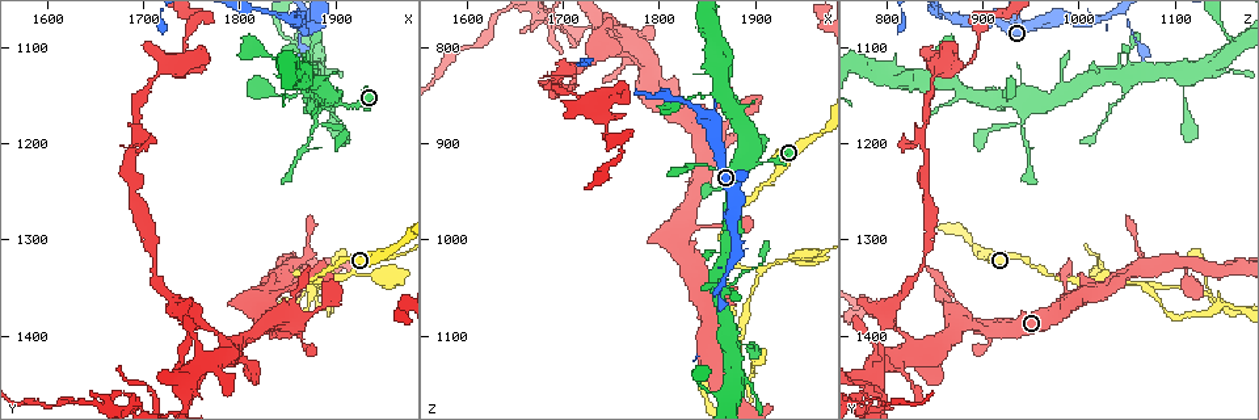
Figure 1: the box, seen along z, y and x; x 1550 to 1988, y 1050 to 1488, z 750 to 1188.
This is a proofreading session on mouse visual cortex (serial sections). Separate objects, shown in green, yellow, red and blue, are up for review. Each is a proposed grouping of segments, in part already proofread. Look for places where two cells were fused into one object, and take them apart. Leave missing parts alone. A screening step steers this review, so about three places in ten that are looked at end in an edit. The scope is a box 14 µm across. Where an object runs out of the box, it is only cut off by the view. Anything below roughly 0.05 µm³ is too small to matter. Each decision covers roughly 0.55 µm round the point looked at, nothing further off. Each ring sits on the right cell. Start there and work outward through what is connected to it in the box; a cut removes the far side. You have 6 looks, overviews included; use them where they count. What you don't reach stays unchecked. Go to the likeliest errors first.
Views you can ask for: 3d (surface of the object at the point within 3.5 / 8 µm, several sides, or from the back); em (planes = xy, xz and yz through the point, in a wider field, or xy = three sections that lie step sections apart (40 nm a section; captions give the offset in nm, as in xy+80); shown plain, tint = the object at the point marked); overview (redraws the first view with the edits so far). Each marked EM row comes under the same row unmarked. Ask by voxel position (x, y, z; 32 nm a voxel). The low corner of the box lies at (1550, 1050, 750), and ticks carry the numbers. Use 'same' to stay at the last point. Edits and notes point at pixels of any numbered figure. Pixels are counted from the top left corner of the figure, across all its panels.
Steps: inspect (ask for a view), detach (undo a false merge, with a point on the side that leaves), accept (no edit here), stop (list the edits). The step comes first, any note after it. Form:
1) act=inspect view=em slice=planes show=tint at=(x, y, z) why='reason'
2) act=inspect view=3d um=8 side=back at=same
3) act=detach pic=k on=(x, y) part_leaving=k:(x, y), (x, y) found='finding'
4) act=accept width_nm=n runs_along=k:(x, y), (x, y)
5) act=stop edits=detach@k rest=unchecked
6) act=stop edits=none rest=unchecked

act=inspect view=3d um=8 at=(1905, 1345, 1030) why='calibre changes'

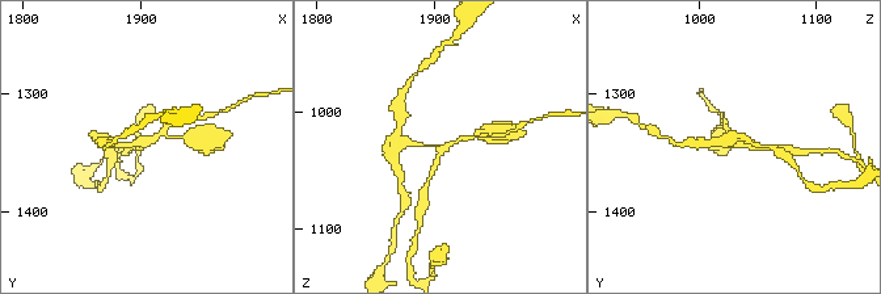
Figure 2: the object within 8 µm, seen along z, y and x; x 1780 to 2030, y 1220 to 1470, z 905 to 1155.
act=inspect view=em slice=xy step=1 show=tint at=(1906, 1342, 1034) arms=3 arm_widths_nm=100,150,150

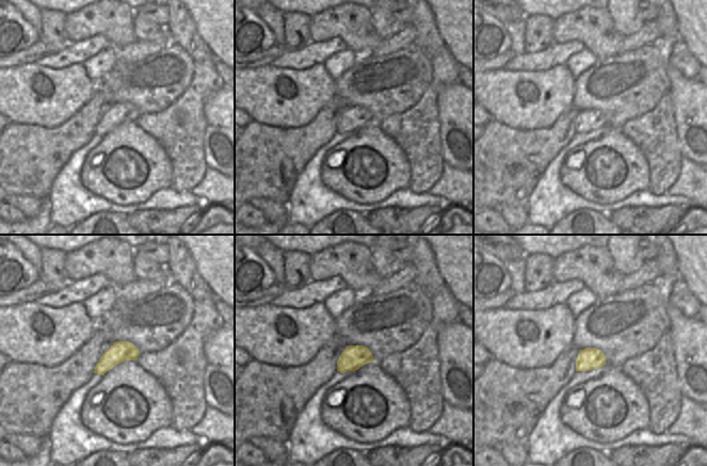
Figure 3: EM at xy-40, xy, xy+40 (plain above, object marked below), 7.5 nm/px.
act=detach pic=2 on=(433, 168) found='a second cell is stuck on'

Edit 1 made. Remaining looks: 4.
act=inspect view=overview why='redraw'

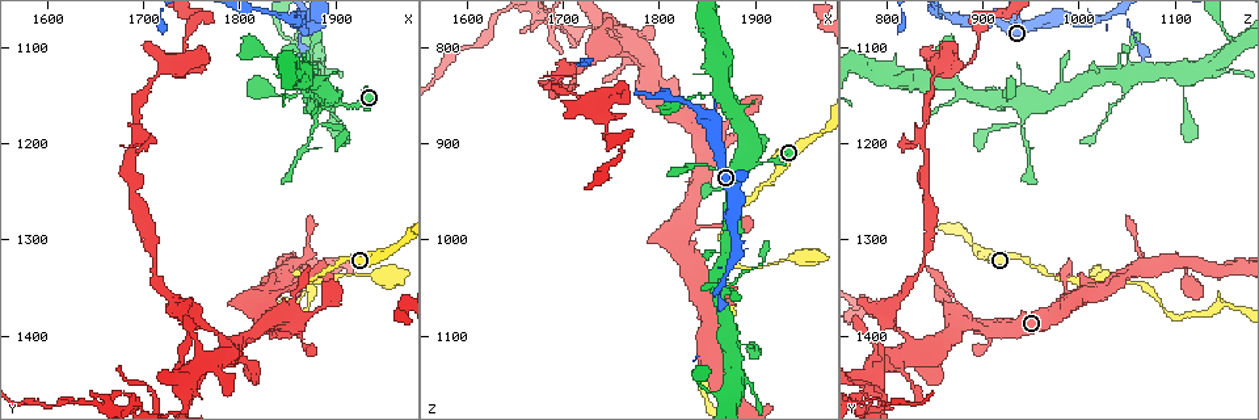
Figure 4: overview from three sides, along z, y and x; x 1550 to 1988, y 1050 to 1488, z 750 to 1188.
act=inspect view=3d um=3.5 at=(1875, 1190, 940) why='narrows sharply'

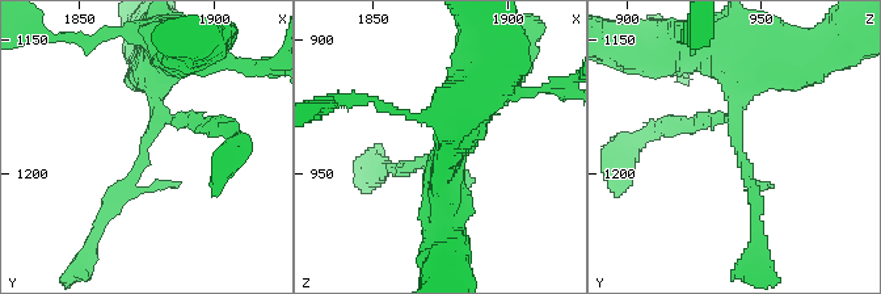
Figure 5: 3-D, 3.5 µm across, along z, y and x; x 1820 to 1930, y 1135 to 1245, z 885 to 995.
act=inspect view=em slice=xy step=3 show=tint at=(1875, 1192, 942)

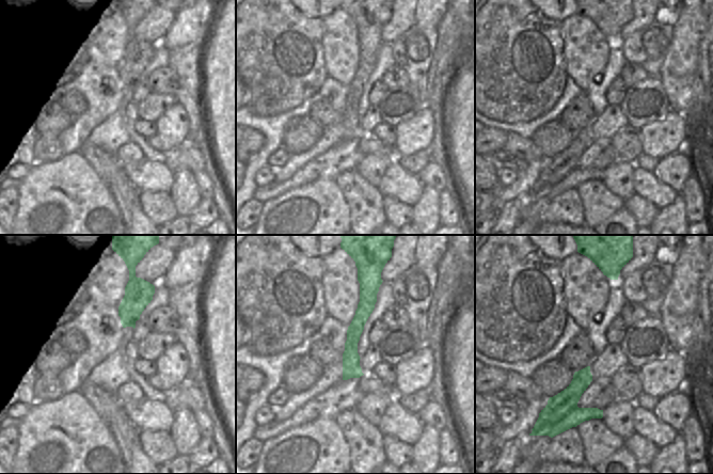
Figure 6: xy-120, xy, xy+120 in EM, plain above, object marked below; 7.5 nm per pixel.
act=accept found='continuous, no second cell'

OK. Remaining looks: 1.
act=stop edits=detach@2 rest=unchecked

